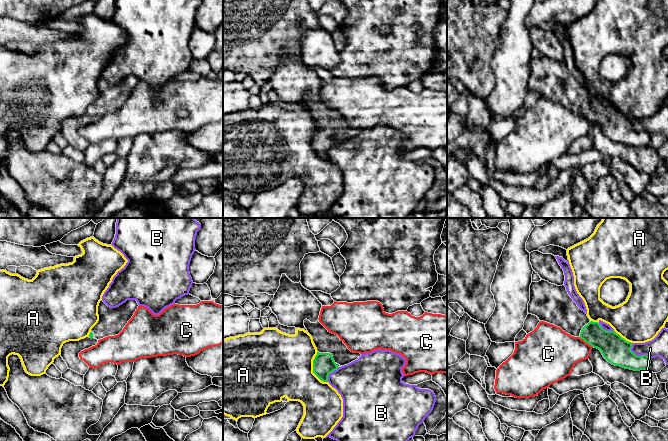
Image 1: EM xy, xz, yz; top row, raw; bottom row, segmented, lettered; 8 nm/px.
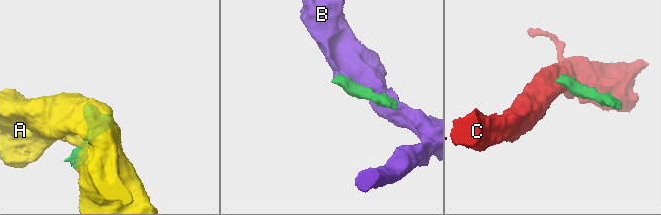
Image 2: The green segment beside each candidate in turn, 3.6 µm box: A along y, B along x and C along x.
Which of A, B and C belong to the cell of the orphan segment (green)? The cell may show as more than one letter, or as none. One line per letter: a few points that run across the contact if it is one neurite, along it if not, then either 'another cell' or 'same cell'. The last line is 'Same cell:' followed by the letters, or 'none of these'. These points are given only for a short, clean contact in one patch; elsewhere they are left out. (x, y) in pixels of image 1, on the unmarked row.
A: another cell
B: another cell
C: yz (579, 113), (592, 123) | another cell
Same cell: none of these

